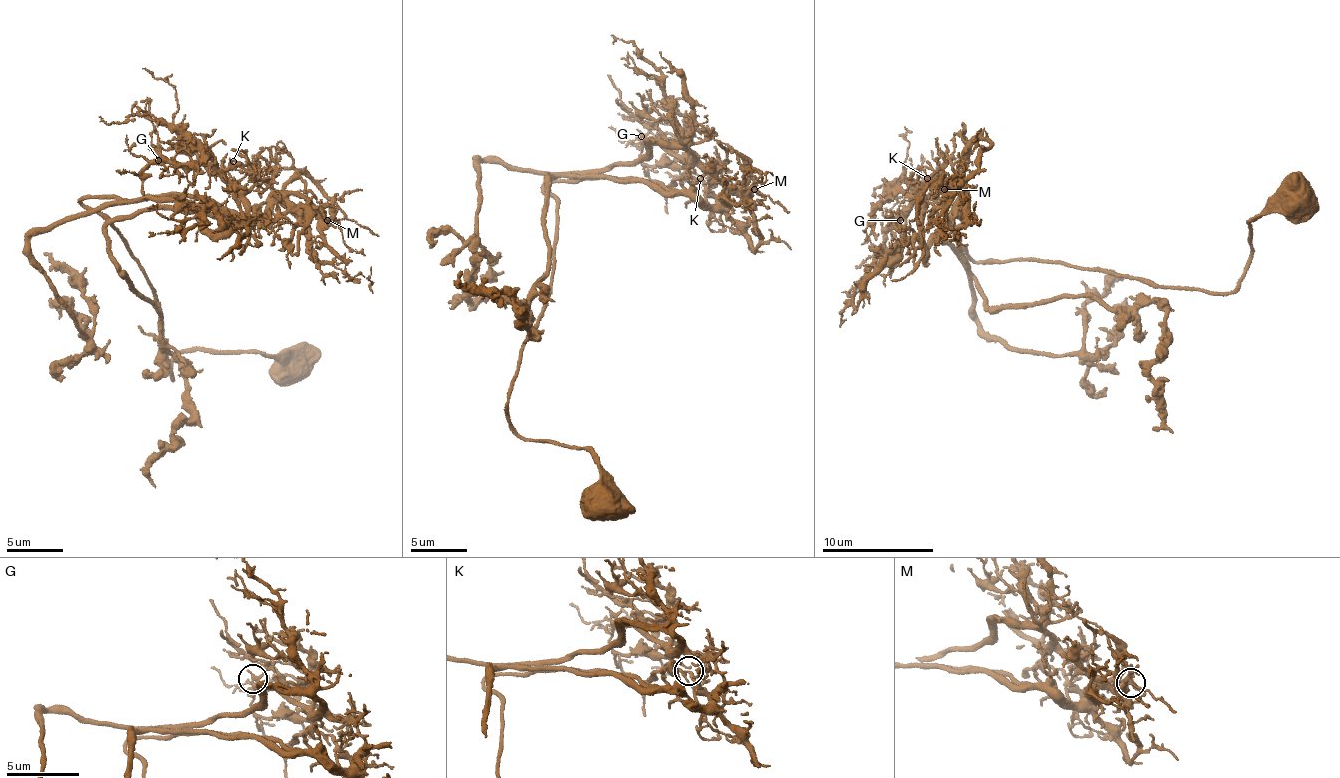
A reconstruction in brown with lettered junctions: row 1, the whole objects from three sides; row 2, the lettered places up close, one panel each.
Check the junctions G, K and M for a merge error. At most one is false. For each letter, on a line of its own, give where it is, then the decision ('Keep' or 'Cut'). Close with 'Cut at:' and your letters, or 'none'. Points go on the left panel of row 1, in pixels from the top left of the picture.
G: Place: (158, 160). Keep
K: Place: (233, 161). Cut
M: Place: (327, 220). Keep
Cut at: K

